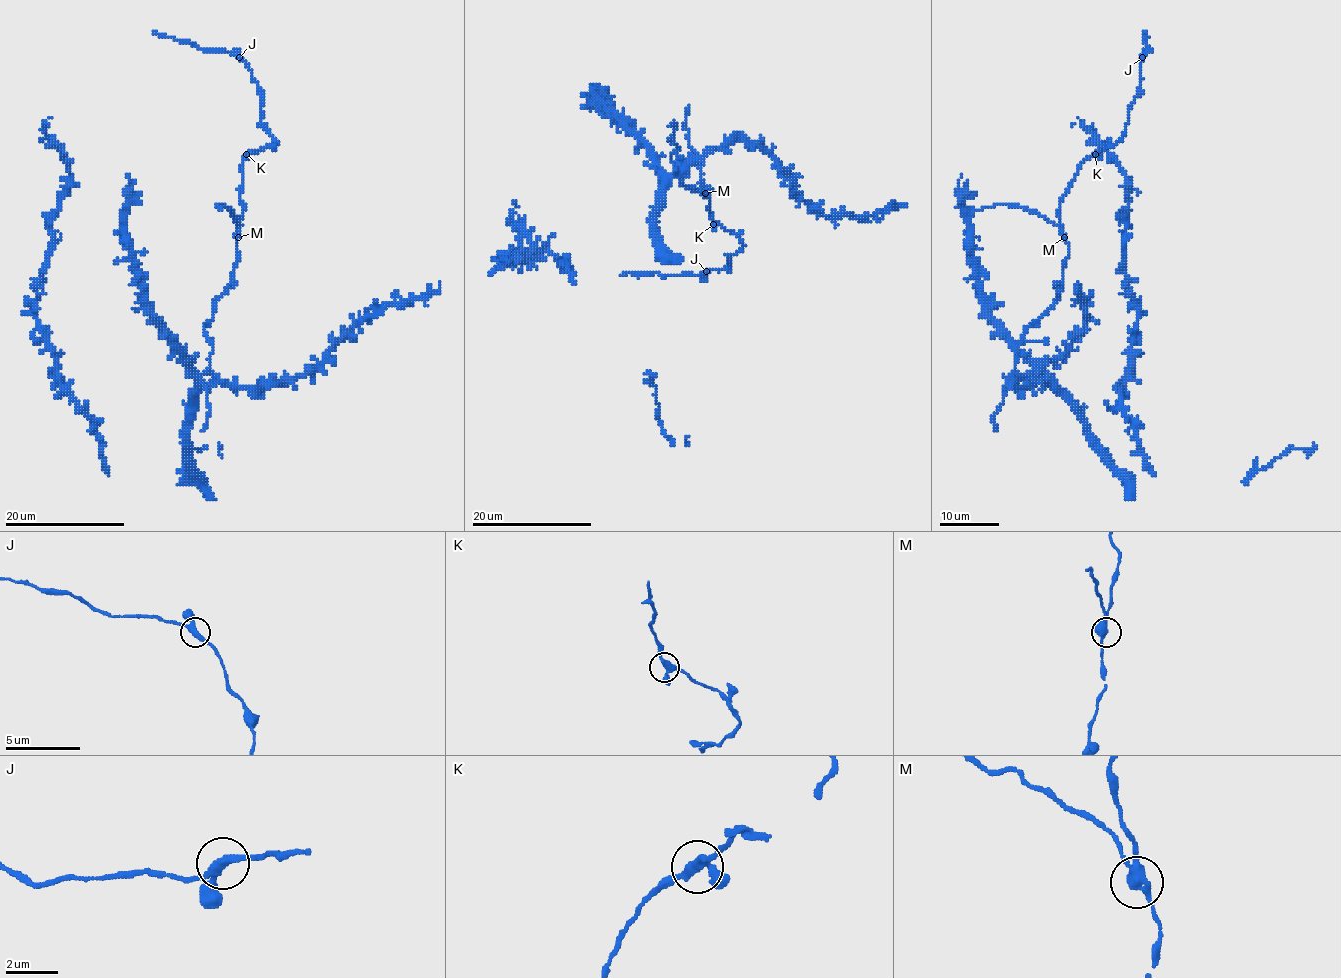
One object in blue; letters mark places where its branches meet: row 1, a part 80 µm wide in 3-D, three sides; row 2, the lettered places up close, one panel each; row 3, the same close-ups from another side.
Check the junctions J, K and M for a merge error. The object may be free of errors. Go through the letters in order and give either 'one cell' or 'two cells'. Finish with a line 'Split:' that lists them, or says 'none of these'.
J: one cell
K: one cell
M: two cells
Split: M

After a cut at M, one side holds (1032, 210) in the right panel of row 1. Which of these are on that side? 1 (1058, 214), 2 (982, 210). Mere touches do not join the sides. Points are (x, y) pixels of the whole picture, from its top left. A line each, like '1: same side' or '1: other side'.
1: other side
2: same side

